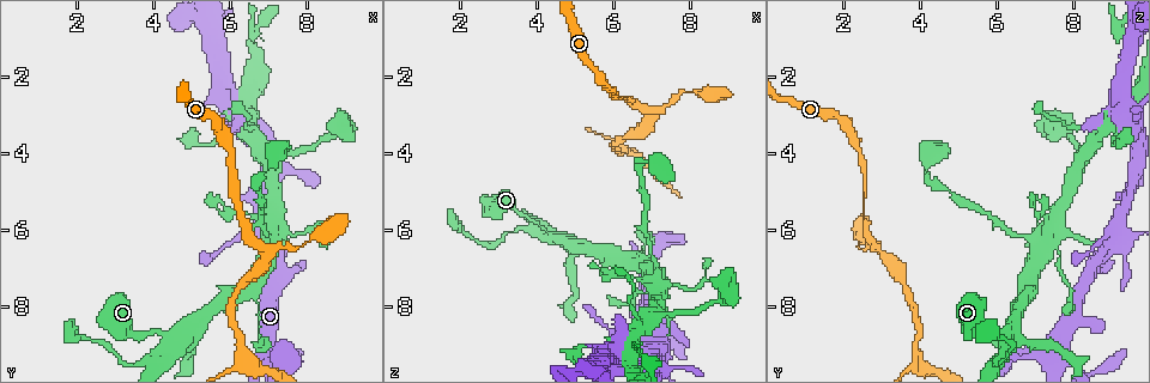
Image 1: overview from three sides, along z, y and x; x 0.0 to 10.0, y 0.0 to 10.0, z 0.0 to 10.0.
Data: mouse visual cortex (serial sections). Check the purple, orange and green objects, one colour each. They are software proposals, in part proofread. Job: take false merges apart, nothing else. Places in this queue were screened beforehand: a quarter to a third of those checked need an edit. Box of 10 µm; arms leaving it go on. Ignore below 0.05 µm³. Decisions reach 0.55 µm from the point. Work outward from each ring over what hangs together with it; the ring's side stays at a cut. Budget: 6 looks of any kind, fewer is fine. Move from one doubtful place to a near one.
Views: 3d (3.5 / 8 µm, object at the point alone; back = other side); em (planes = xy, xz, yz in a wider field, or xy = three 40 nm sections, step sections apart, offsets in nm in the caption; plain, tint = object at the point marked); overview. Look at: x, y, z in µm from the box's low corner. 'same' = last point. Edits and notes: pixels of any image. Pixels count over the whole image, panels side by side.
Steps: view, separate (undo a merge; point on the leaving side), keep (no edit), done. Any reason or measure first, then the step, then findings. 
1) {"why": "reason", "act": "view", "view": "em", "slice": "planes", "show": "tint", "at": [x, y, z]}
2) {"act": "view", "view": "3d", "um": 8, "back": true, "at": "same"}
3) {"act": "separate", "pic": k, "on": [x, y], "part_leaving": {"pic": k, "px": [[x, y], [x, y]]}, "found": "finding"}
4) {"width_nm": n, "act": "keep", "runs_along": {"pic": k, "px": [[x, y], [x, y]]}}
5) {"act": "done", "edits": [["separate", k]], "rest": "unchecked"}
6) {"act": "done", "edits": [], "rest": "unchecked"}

{"why": "three arms meet", "act": "view", "view": "3d", "um": 3.5, "at": [6.30, 9.20, 3.90]}

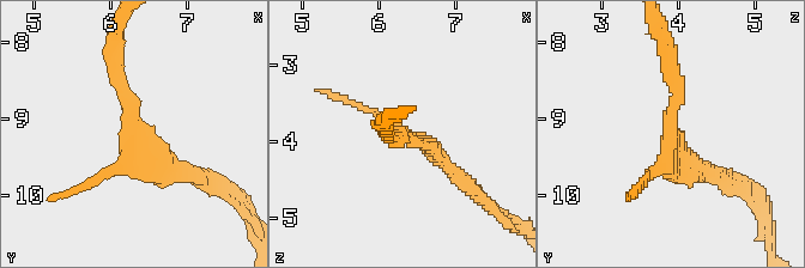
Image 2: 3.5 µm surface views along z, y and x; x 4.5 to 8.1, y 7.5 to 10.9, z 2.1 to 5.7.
{"arms": 3, "arm_widths_nm": [150, 200, 250], "act": "view", "view": "em", "slice": "xy", "step": 1, "show": "tint", "at": [6.30, 9.25, 3.95]}

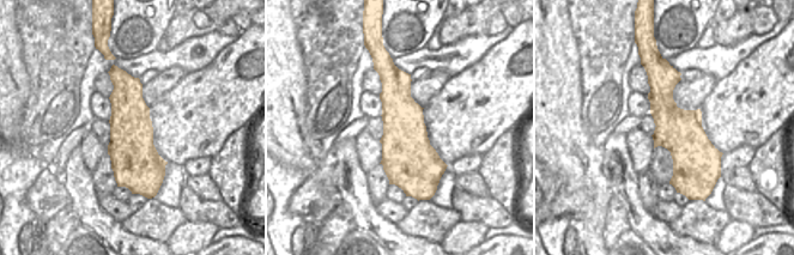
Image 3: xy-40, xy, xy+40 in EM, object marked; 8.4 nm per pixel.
{"act": "keep", "runs_along": {"pic": 2, "px": [[116, 64], [131, 133], [189, 174]]}, "found": "continuous, no second cell"}

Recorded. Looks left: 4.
{"why": "abrupt turn", "act": "view", "view": "3d", "um": 3.5, "back": true, "at": [4.50, 8.80, 6.15]}

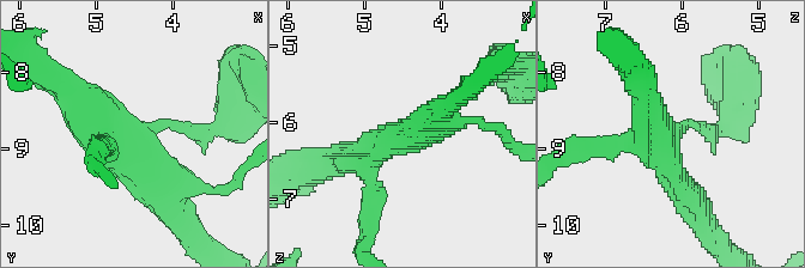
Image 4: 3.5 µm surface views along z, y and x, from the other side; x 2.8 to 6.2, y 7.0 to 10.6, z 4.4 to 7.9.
{"arm_widths_nm": [150, 250, 400, 450], "act": "keep", "found": "continuous, no second cell"}

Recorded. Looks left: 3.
{"why": "thin neck", "act": "view", "view": "3d", "um": 3.5, "back": true, "at": [6.75, 8.30, 6.60]}

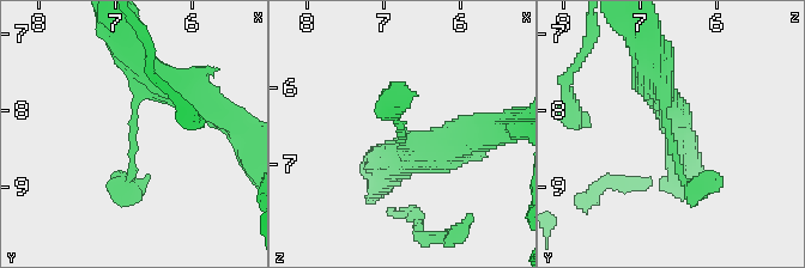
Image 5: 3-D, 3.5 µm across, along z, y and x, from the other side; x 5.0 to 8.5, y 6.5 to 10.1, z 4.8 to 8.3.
{"act": "view", "view": "em", "slice": "xy", "step": 1, "show": "plain", "at": [6.70, 8.30, 6.65]}

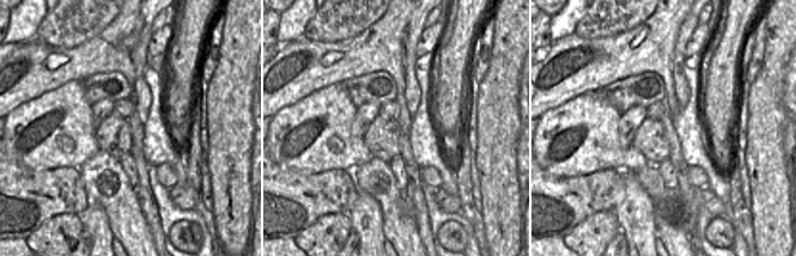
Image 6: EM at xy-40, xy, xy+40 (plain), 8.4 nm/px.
{"act": "view", "view": "em", "slice": "xy", "step": 1, "show": "tint", "at": "same"}

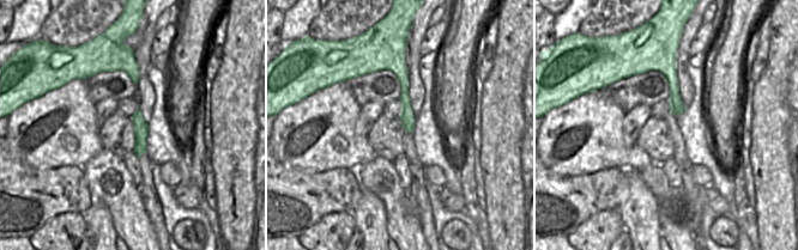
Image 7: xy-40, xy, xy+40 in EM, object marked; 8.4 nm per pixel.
{"act": "keep", "runs_along": {"pic": 7, "px": [[391, 62], [403, 77], [409, 129]]}, "found": "all the same cell"}

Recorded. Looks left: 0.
{"act": "done", "edits": [], "rest": "unchecked"}

